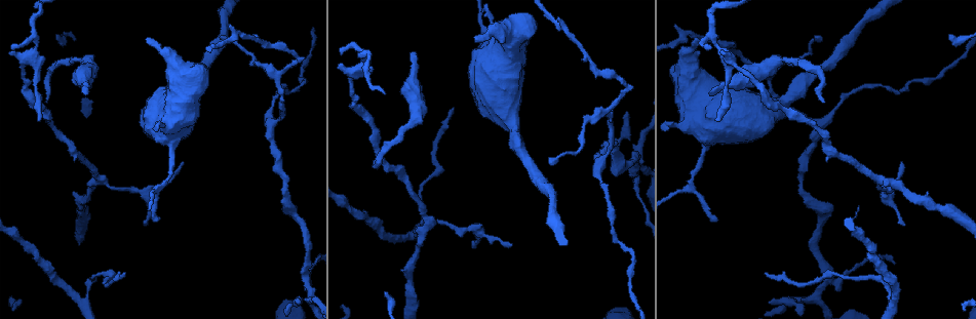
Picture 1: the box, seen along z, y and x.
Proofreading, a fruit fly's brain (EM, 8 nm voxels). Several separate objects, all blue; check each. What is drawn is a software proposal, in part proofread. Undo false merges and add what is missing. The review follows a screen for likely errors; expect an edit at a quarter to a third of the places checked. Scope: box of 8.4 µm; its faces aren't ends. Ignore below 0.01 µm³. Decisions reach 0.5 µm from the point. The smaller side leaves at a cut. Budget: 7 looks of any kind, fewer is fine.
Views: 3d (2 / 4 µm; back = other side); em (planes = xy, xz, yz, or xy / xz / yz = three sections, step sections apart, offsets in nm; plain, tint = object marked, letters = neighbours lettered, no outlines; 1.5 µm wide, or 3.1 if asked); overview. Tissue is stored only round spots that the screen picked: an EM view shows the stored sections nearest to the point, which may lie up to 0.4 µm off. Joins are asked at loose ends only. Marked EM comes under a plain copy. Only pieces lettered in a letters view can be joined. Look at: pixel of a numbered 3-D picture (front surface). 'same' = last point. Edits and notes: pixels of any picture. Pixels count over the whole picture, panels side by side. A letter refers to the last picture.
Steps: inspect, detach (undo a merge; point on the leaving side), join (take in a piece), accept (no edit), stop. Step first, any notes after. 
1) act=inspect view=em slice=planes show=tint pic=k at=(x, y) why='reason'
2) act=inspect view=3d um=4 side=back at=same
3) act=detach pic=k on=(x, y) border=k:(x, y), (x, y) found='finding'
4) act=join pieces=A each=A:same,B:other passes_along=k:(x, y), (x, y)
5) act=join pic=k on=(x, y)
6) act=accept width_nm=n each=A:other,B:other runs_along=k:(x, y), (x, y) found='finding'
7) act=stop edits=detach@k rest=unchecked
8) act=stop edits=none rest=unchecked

act=inspect view=3d um=2 pic=1 at=(439, 172) why='abrupt turn'

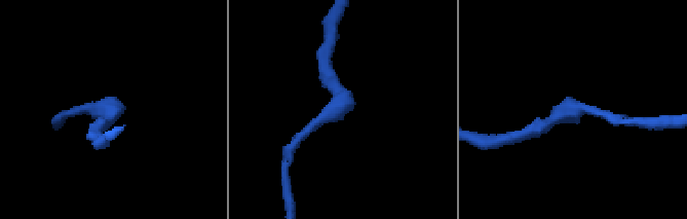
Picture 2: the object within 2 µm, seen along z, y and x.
act=inspect view=em slice=planes show=letters pic=2 at=(109, 108)

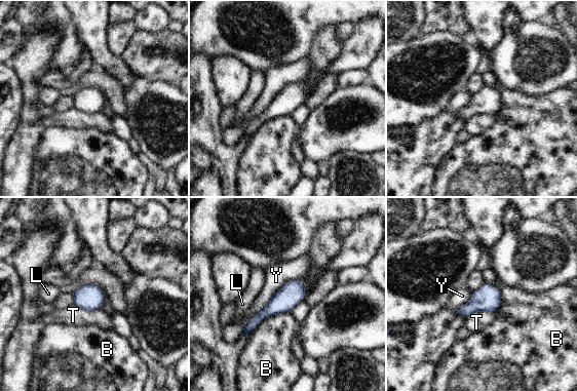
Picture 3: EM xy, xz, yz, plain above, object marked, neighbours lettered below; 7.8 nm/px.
act=accept each=B:other,L:other,T:other,Y:other found='one neuron here'

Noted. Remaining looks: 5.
act=inspect view=em slice=planes show=letters pic=1 at=(159, 216) why='an open end'

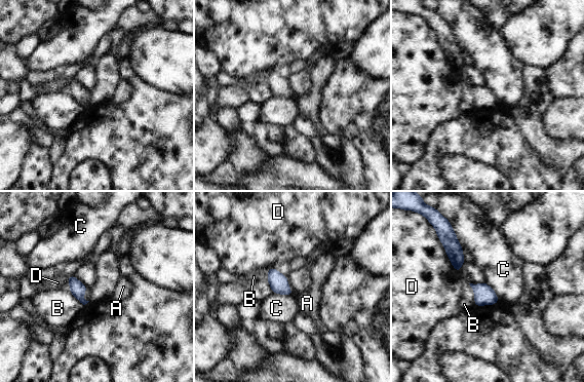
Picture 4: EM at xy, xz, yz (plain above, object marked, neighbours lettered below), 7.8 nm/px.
act=accept each=A:other,B:other,C:other,D:other border=4:(272, 292), (292, 296) found='no lettered piece goes on from it'

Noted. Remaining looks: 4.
act=inspect view=3d um=4 pic=1 at=(298, 57) why='abrupt turn'

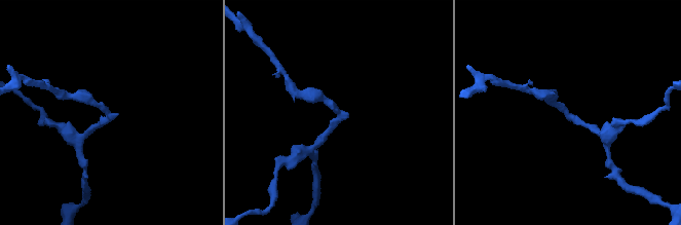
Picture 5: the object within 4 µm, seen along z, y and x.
act=inspect view=em slice=yz step=4 show=letters pic=5 at=(338, 114)

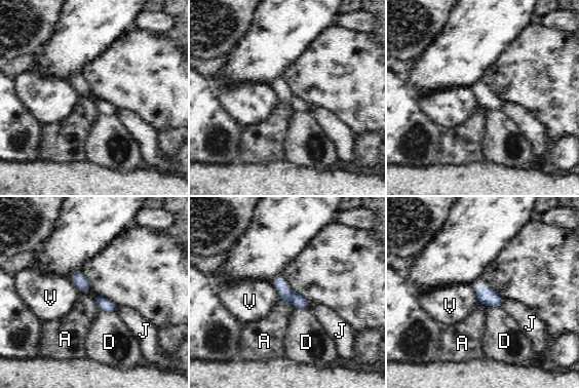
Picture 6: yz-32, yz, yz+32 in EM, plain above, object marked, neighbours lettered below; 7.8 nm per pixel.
act=accept width_nm=110 each=A:other,D:other,J:other,V:other border=6:(95, 294), (95, 304), (100, 309) found='all the same neuron'

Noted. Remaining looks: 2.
act=stop edits=none rest=unchecked

